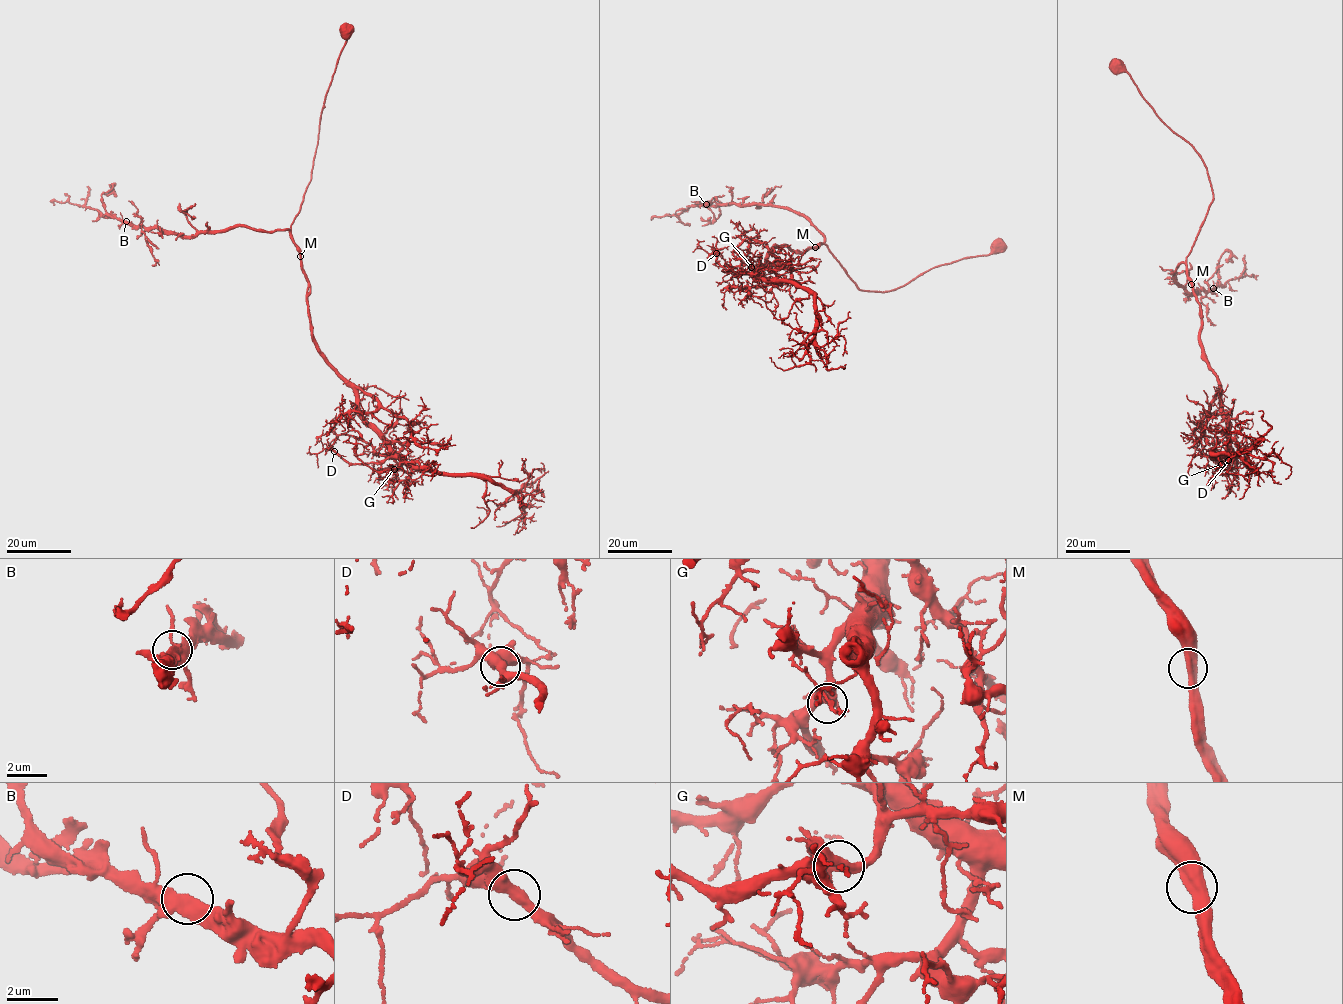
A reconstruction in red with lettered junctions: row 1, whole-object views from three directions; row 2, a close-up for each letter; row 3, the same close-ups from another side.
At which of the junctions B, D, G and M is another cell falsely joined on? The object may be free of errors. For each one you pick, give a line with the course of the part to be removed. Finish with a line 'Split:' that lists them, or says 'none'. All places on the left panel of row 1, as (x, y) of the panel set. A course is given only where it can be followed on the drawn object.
Split: none

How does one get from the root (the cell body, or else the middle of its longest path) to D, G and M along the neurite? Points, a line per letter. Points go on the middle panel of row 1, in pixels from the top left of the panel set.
D: (998, 246), (882, 292), (858, 288), (820, 242), (802, 253), (773, 244), (756, 277), (728, 272), (716, 253)
G: (998, 246), (882, 292), (858, 288), (820, 242), (802, 253), (773, 244), (767, 267), (756, 277), (751, 267)
M: (998, 246), (986, 255), (936, 265), (903, 286), (882, 292), (858, 288), (825, 244), (819, 242), (814, 247)

